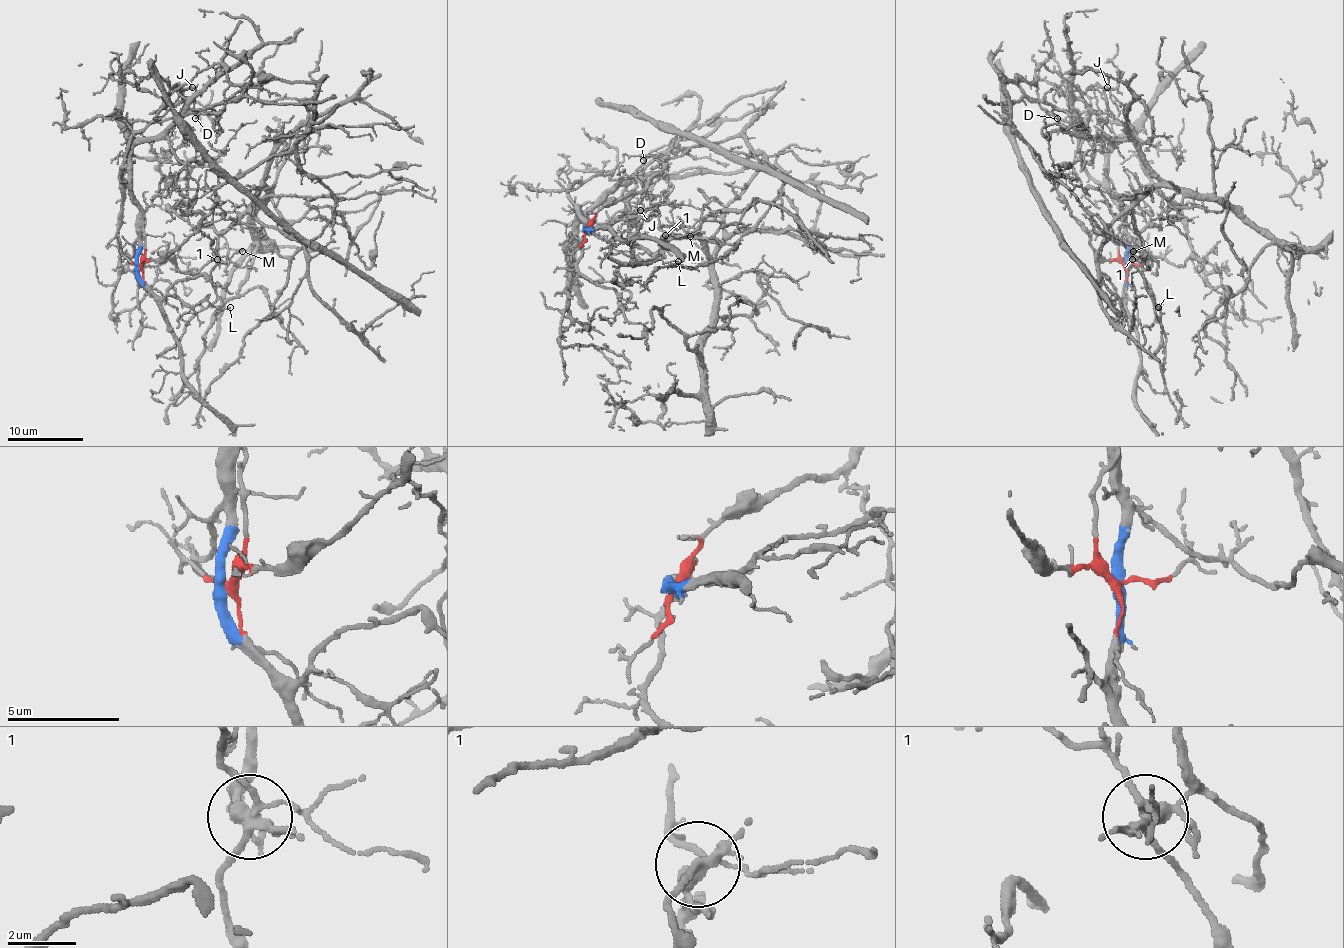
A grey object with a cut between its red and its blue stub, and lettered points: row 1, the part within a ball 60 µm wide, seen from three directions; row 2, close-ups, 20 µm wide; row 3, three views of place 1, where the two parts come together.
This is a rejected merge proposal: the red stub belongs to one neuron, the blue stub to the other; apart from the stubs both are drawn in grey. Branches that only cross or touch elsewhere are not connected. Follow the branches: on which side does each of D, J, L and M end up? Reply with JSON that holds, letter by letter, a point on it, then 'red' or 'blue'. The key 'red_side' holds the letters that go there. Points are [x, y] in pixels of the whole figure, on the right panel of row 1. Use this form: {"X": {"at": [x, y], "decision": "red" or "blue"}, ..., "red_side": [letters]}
{"D": {"at": [1057, 118], "decision": "red"}, "J": {"at": [1107, 87], "decision": "blue"}, "L": {"at": [1158, 307], "decision": "red"}, "M": {"at": [1133, 251], "decision": "red"}, "red_side": ["D", "L", "M"]}

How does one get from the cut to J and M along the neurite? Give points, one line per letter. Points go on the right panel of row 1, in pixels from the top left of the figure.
J: (1126, 266), (1126, 214), (1109, 188), (1105, 142), (1073, 110), (1077, 99), (1094, 85), (1099, 91), (1107, 87)
M: (1126, 266), (1103, 258), (1092, 247), (1090, 233), (1094, 230), (1124, 247), (1132, 256), (1134, 250)

